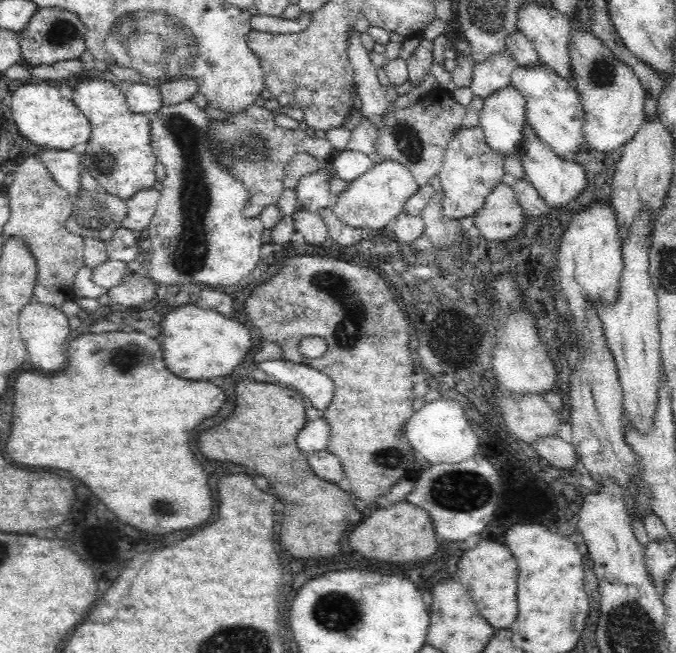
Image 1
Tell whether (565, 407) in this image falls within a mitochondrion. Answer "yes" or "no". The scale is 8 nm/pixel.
no

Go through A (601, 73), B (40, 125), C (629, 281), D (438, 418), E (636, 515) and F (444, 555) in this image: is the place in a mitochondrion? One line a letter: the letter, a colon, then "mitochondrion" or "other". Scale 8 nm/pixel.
A: mitochondrion
B: other
C: other
D: other
E: other
F: other

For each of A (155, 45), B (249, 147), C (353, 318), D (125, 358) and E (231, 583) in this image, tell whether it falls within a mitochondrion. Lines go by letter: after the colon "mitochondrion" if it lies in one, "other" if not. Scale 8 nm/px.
A: mitochondrion
B: mitochondrion
C: mitochondrion
D: mitochondrion
E: other

